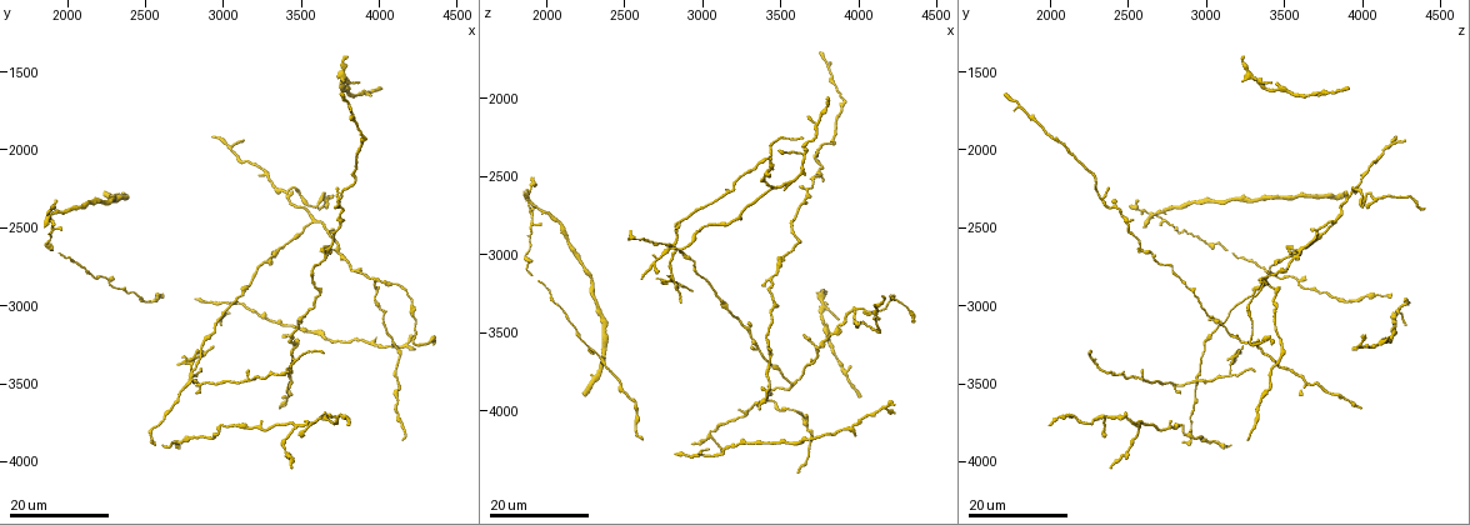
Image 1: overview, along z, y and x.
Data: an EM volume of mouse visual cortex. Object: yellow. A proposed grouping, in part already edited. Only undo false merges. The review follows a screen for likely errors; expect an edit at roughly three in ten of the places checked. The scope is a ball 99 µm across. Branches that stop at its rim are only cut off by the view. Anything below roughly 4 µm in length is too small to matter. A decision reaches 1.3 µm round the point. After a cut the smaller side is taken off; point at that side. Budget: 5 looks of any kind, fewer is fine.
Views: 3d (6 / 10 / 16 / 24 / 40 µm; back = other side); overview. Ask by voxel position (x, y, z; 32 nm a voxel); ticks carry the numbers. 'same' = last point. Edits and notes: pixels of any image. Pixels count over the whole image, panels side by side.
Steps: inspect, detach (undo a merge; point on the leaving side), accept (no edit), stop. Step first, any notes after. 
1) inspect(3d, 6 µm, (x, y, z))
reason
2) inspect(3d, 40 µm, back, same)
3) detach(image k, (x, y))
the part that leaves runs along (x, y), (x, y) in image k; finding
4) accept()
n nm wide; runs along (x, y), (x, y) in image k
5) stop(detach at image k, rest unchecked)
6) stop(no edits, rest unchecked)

inspect(3d, 16 µm, (3560, 2440, 3840))
a fork

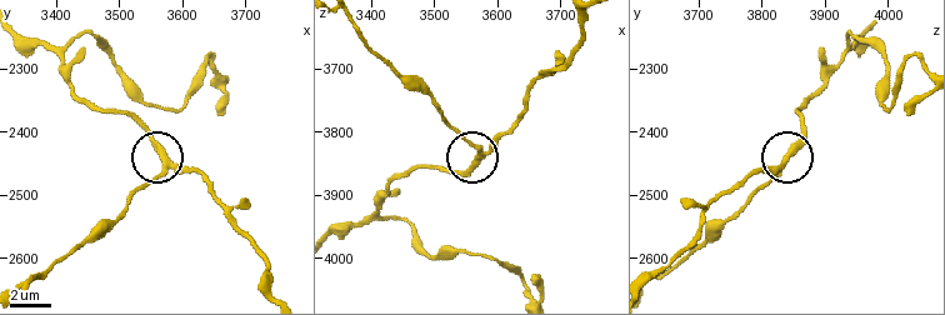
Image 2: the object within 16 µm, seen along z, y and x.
inspect(3d, 6 µm, (3570, 2445, 3840))
closer look

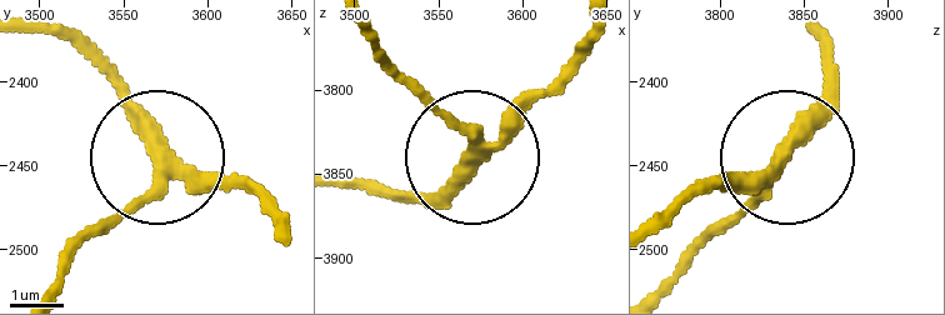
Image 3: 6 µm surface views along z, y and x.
accept()
270 nm wide; runs along (285, 231), (263, 200), (178, 160), (101, 65) in image 3; all the same neuron

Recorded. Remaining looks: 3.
inspect(3d, 24 µm, (4200, 3240, 3300))
sharp bend

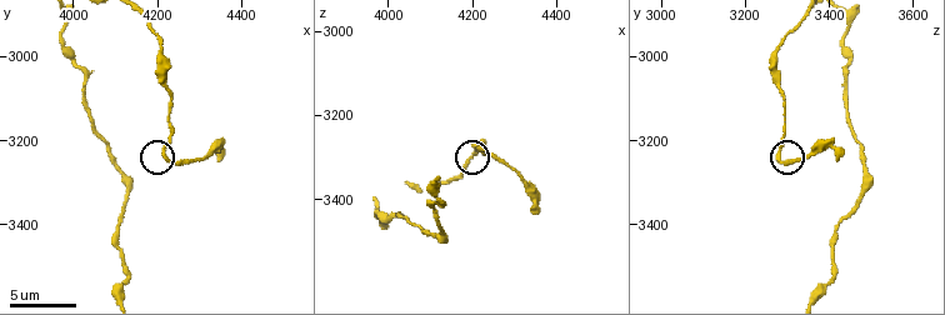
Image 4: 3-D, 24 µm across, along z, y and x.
inspect(3d, 10 µm, (4220, 3240, 3285))
zoom in

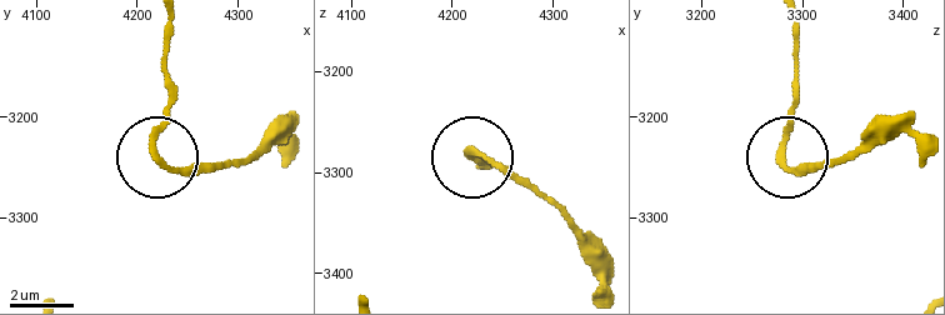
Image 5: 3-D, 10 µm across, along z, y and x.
accept()
runs along (168, 24), (159, 153), (183, 169), (221, 169) in image 5; one neuron here

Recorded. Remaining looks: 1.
stop(no edits, rest unchecked)

